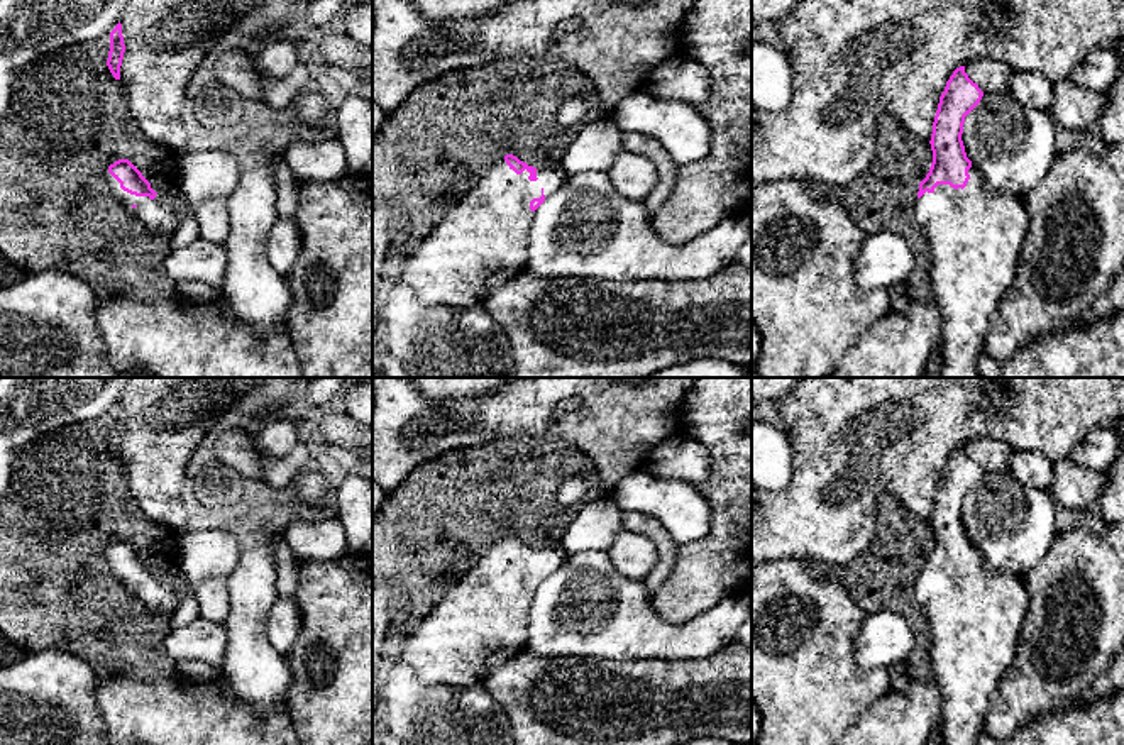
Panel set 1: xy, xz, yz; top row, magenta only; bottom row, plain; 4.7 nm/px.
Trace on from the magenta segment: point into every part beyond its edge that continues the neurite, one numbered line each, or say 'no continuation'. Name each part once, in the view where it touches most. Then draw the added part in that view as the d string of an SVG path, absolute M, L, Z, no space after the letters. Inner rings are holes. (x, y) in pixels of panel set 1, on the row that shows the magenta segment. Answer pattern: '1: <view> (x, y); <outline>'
1: yz (975, 236); M970 168L968 174L970 179L963 190L938 185L933 193L926 191L914 203L914 220L929 240L931 290L943 320L943 364L939 378L982 378L978 372L978 356L984 352L985 339L1002 298L1016 283L1019 256L1029 232L1029 215L1022 198L985 188L982 174L975 168Z

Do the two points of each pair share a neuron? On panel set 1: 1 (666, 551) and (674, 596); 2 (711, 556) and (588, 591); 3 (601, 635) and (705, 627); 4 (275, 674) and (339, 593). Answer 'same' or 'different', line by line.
1: different
2: different
3: same
4: different

